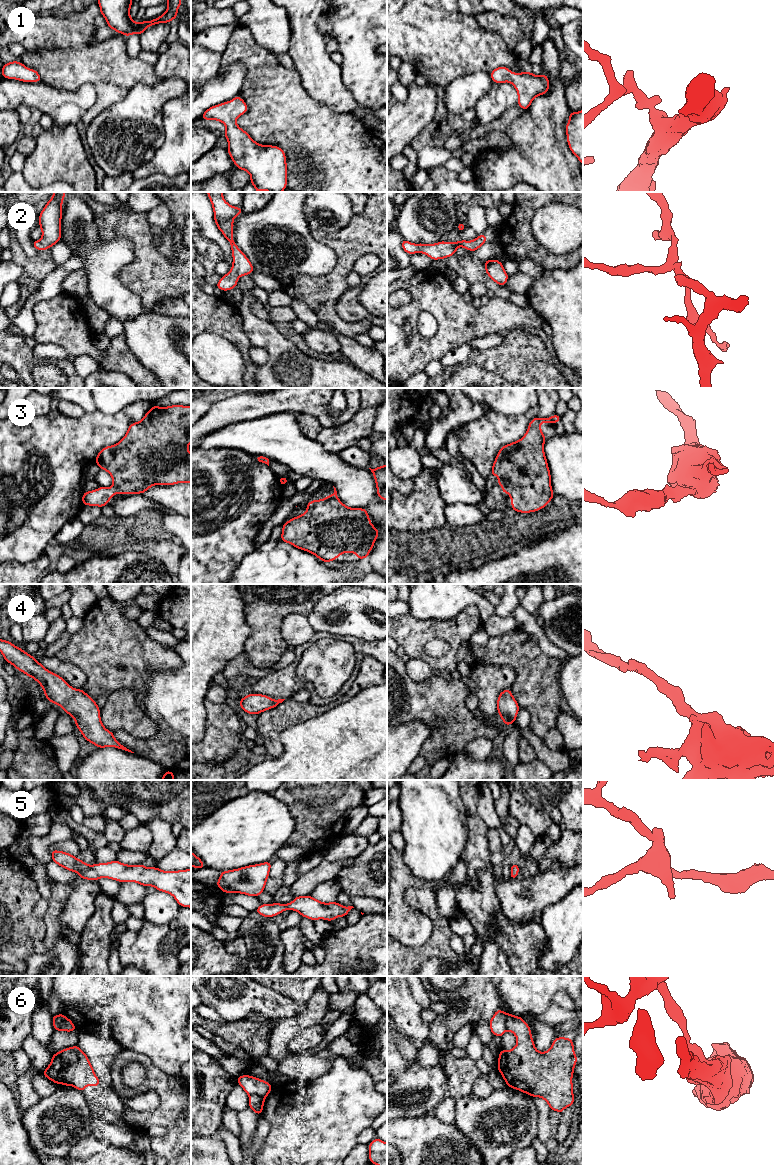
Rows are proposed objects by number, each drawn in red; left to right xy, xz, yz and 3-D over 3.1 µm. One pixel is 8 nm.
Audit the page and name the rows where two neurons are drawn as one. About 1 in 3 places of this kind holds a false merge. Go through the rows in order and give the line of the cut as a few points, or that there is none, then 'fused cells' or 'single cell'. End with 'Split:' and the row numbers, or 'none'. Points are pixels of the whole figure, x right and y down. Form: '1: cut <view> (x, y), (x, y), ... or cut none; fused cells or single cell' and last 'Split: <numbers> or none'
1: cut none; single cell
2: cut none; single cell
3: cut none; single cell
4: cut none; single cell
5: cut none; single cell
6: cut xy (60, 1014), (62, 1023), (57, 1030); fused cells
Split: 6

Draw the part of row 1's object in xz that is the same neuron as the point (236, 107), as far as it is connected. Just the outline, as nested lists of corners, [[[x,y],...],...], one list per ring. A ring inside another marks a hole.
[[[236,96],[228,102],[208,108],[201,117],[204,120],[217,120],[225,125],[228,154],[238,169],[250,174],[250,183],[256,192],[282,192],[286,189],[288,174],[285,152],[278,146],[255,142],[237,125],[236,119],[247,111],[245,101]]]

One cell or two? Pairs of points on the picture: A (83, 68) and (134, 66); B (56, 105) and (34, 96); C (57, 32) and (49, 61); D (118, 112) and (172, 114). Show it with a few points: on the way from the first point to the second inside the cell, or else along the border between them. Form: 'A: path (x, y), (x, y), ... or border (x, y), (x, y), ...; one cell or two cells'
A: path (96, 66), (121, 66); one cell
B: path (51, 101), (39, 96); one cell
C: border (28, 49), (76, 49); two cells
D: border (180, 96), (169, 99), (161, 108); two cells

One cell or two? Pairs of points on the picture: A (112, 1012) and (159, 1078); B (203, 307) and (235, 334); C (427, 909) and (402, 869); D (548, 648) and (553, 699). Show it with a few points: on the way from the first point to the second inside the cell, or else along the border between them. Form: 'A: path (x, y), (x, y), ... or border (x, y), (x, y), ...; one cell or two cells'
A: border (122, 1047), (143, 1053), (160, 1069); two cells
B: path (211, 314), (217, 316), (227, 326); one cell
C: border (421, 884), (405, 890), (405, 899), (420, 911); two cells
D: border (536, 637), (539, 648), (560, 661); two cells

